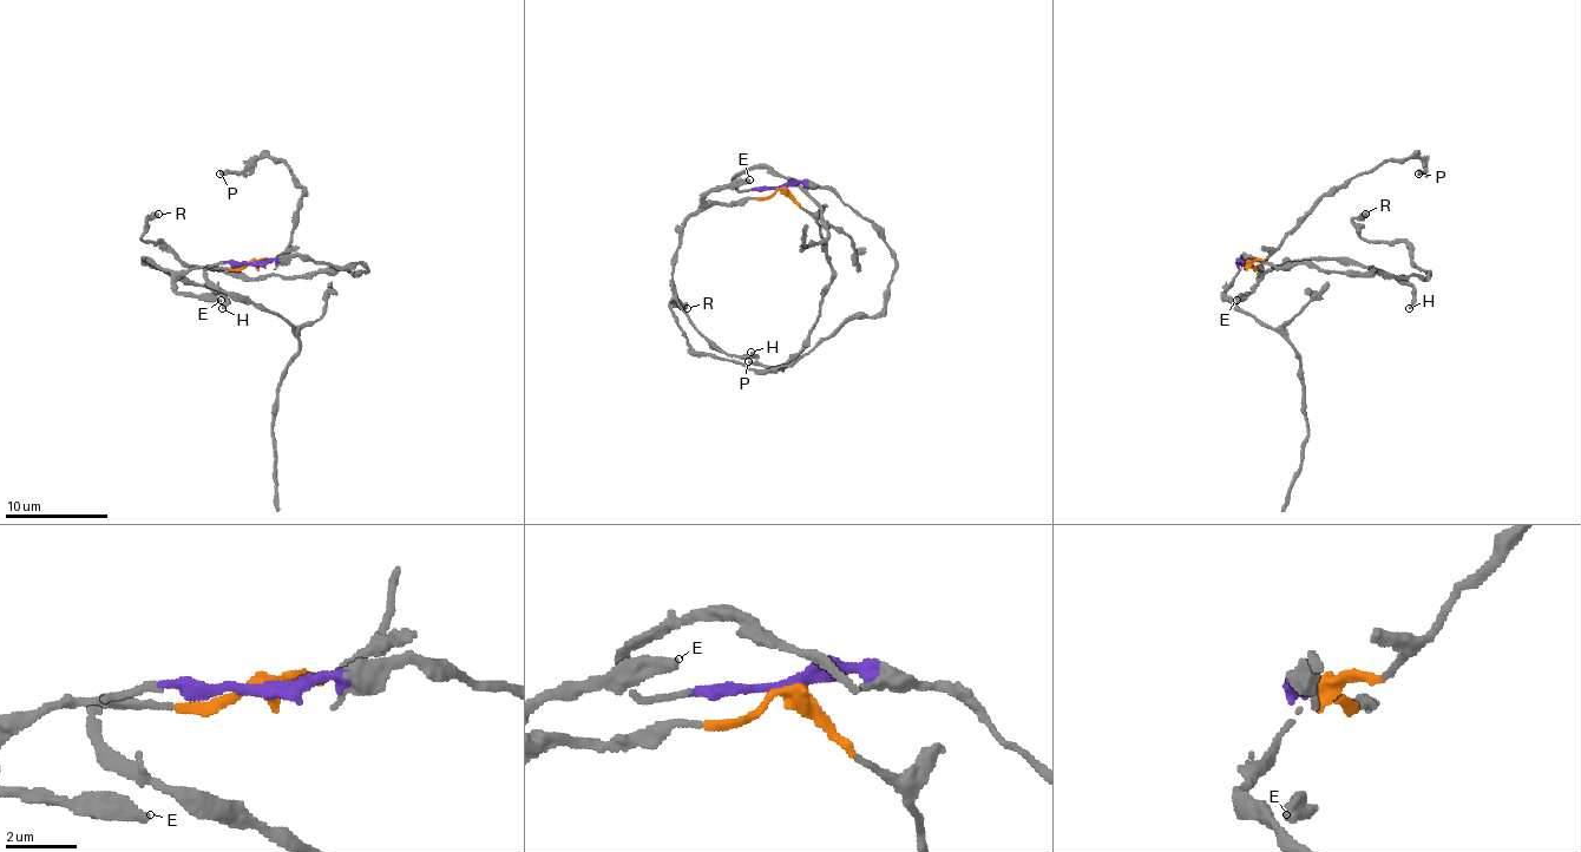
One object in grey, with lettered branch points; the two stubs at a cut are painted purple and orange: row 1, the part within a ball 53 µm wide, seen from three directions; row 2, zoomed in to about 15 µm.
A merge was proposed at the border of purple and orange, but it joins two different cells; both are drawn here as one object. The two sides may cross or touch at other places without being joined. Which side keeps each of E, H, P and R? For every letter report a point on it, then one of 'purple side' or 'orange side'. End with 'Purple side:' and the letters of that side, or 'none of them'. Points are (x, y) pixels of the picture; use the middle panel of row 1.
E: place (749, 179); orange side
H: place (750, 352); orange side
P: place (748, 361); orange side
R: place (687, 308); purple side
Purple side: R

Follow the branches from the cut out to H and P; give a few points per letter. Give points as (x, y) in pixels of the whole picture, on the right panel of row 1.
H: (1245, 264), (1263, 272), (1278, 264), (1353, 259), (1412, 284), (1415, 297), (1410, 308)
P: (1245, 264), (1265, 259), (1327, 195), (1360, 174), (1410, 156), (1417, 156), (1425, 166), (1417, 174)

